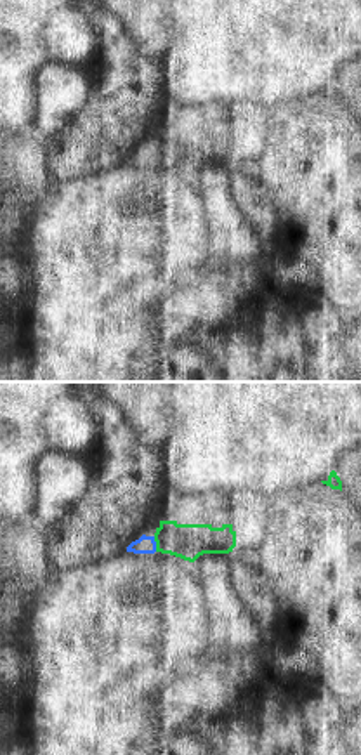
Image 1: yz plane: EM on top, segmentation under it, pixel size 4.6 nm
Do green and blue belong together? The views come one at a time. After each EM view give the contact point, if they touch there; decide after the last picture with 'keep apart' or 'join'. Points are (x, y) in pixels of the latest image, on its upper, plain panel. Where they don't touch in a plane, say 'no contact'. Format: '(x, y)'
(157, 155)

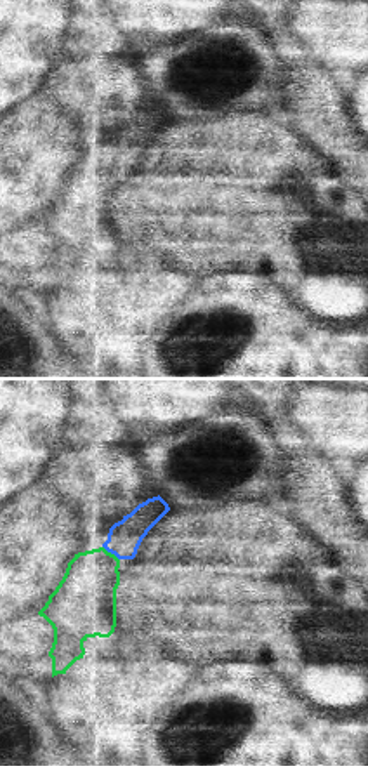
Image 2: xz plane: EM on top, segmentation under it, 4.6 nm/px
(110, 164)

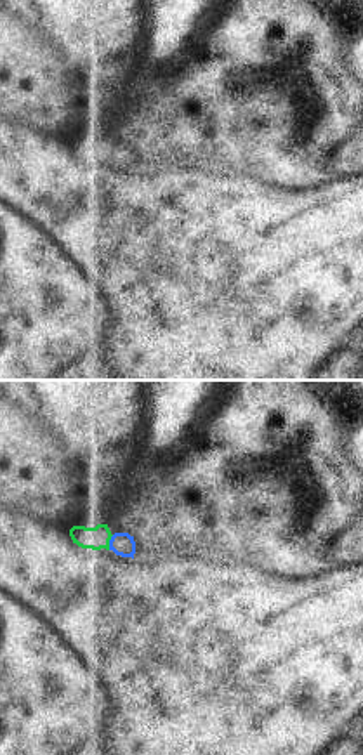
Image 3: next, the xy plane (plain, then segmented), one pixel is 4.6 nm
(108, 153)

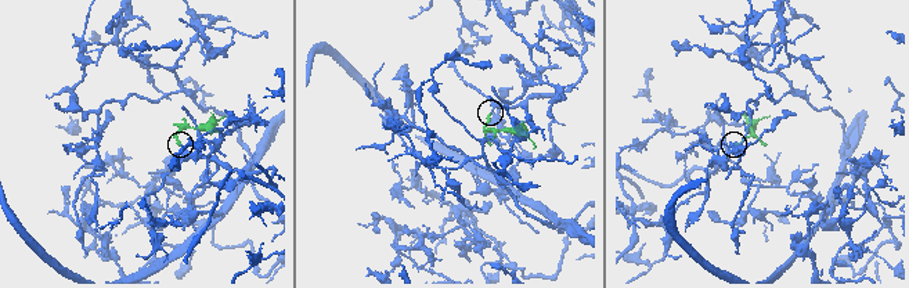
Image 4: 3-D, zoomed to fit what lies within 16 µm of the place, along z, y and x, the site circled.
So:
join

